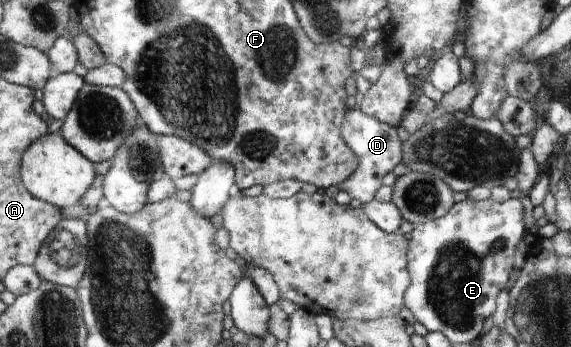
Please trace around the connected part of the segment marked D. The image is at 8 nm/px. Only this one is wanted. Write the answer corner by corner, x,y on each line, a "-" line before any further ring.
358,107
350,109
341,123
342,137
348,148
361,160
359,170
348,180
340,183
338,189
348,193
351,198
360,200
362,204
368,204
375,200
375,194
383,185
383,178
391,173
396,165
401,163
401,140
396,132
396,127
390,126
375,118
367,117

